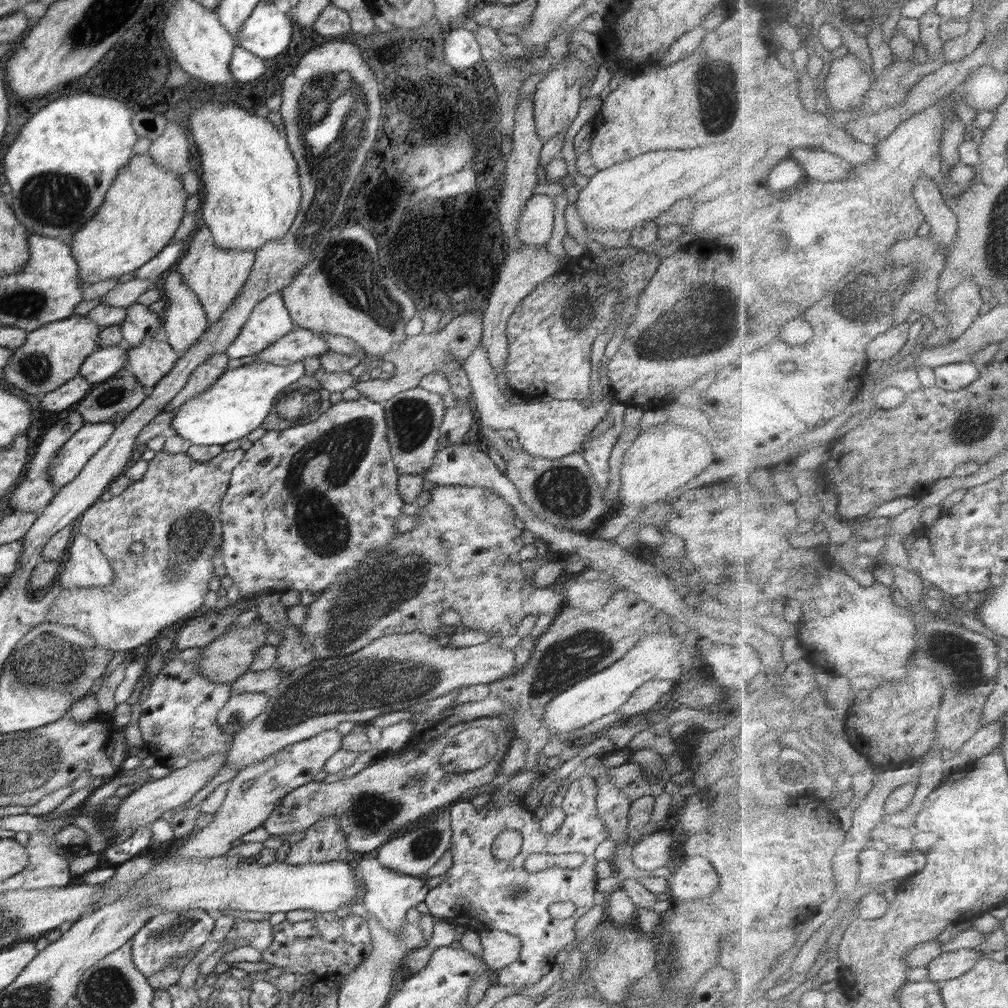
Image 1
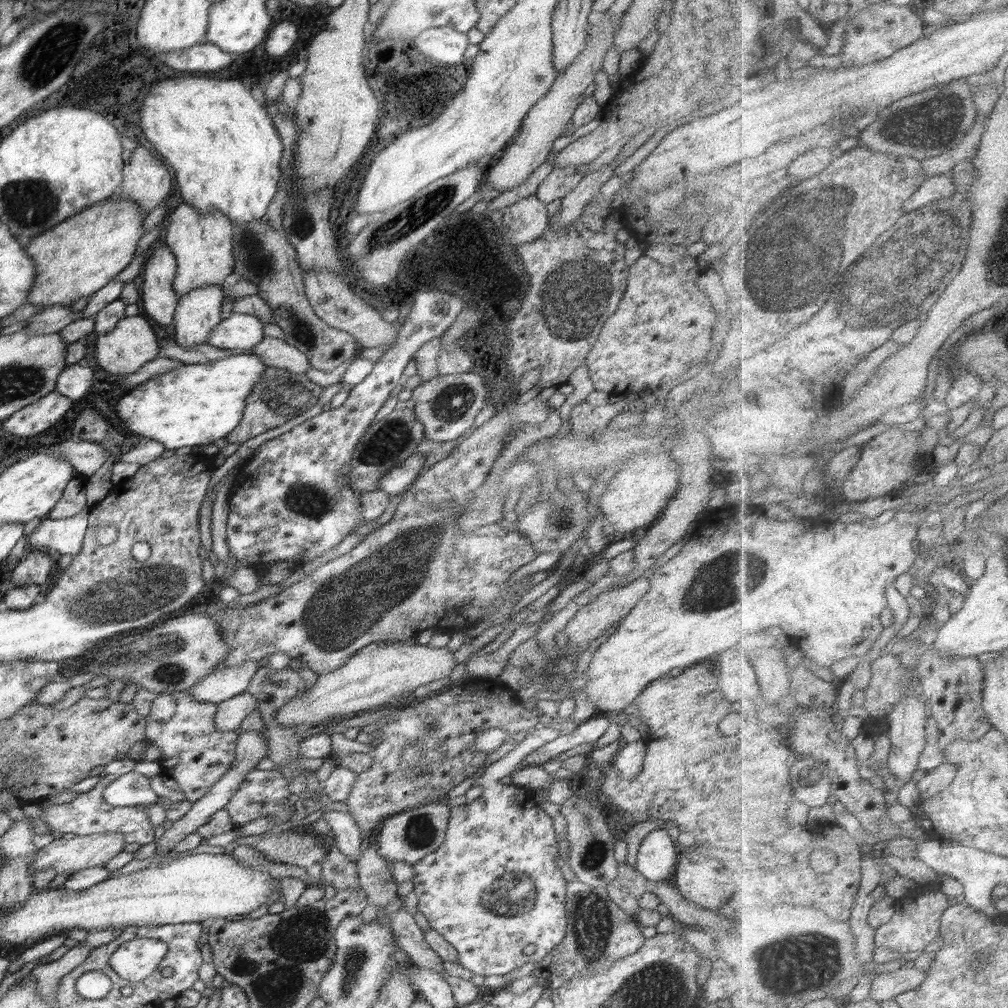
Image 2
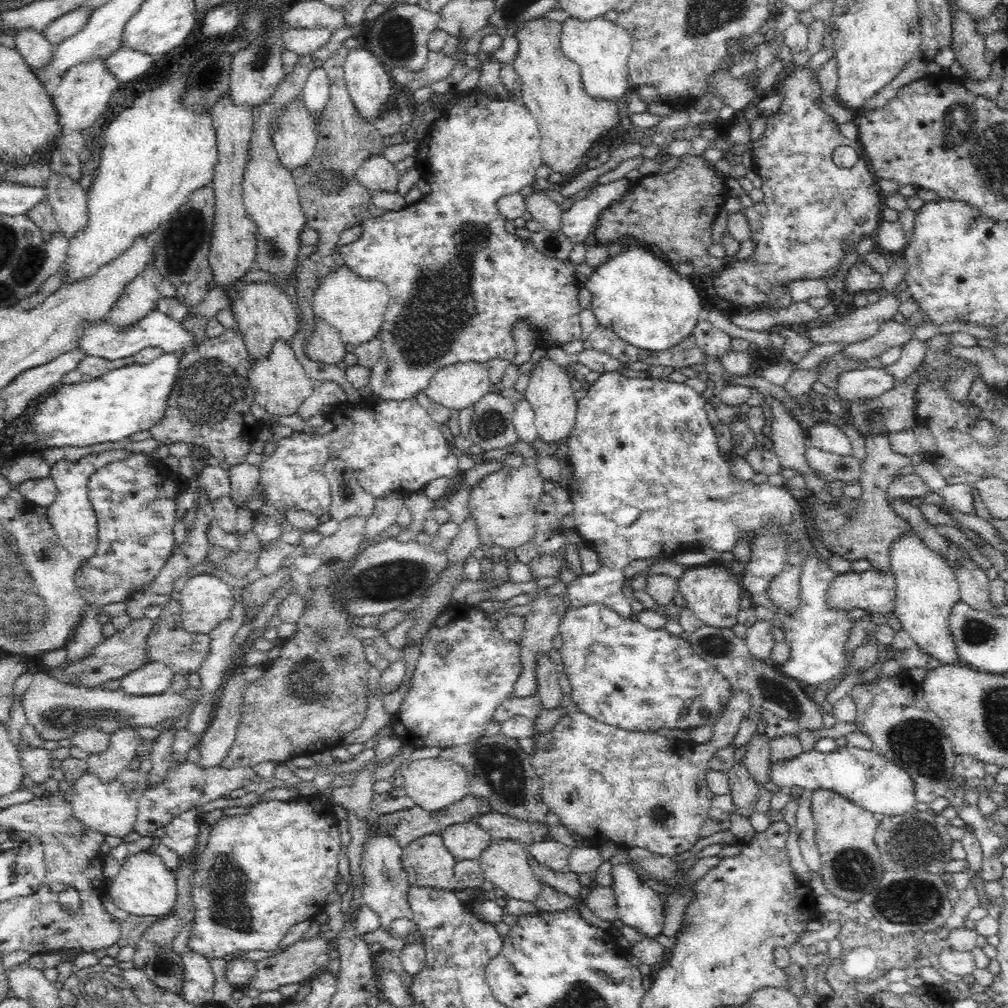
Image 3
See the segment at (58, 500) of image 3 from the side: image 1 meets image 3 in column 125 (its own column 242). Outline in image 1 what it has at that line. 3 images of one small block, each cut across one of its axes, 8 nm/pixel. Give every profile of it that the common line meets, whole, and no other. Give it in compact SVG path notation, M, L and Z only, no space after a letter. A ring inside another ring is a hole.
M240 448L232 451L224 450L209 461L202 462L191 459L186 453L168 454L160 451L148 462L148 469L141 480L132 483L122 494L114 495L108 502L98 500L92 504L78 519L77 530L80 534L84 534L86 538L94 541L100 547L102 553L106 555L110 565L112 565L112 569L114 569L114 584L110 584L106 588L72 588L72 590L62 590L48 611L47 622L50 624L58 623L63 627L77 628L77 630L88 636L88 640L94 640L101 648L115 652L139 648L143 644L150 642L150 640L155 639L163 629L170 627L178 622L178 620L191 617L204 604L204 596L209 591L208 581L214 576L214 562L212 558L219 552L220 544L222 544L220 505L228 490L232 471L242 462L244 454L245 451ZM136 541L143 542L145 545L143 556L135 556L129 551L132 542Z

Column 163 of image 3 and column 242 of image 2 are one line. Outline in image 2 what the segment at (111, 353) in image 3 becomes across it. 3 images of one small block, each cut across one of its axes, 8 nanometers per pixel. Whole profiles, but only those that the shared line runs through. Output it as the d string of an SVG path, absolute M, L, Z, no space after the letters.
M232 313L222 319L218 326L214 326L207 343L228 351L252 349L265 336L262 322L262 319L252 314Z

